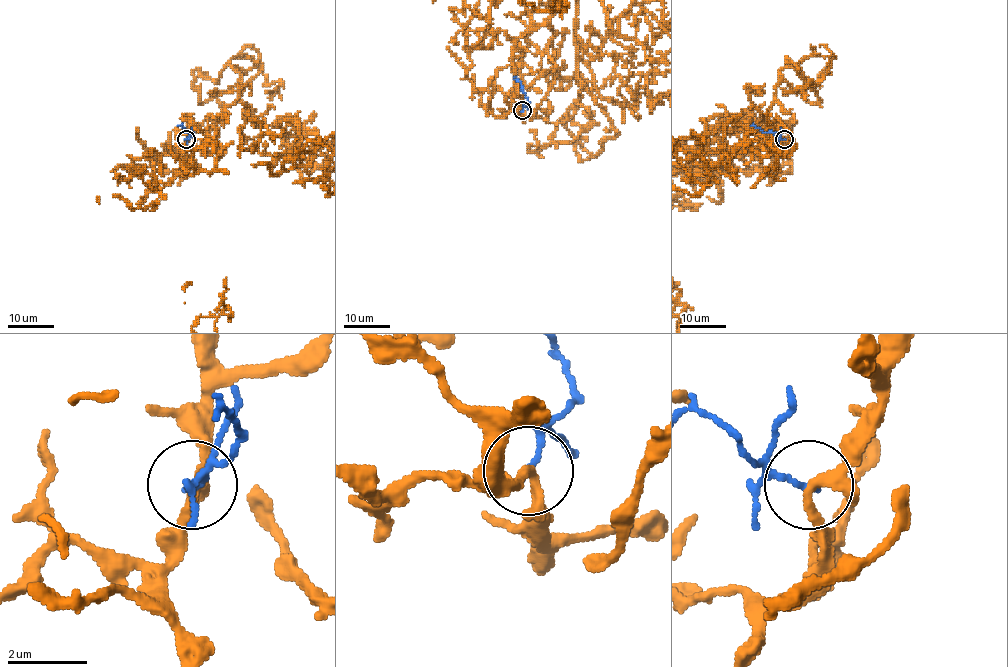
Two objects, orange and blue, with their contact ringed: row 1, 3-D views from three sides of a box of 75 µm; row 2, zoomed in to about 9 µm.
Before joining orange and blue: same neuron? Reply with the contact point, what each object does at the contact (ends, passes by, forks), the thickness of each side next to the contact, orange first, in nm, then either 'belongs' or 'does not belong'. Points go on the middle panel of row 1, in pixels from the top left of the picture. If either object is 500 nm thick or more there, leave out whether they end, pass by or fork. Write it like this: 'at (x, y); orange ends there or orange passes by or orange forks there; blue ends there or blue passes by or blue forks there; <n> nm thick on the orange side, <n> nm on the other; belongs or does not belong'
at (522, 110); orange forks there; blue passes by; 200 nm thick on the orange side, 100 nm on the other; does not belong

